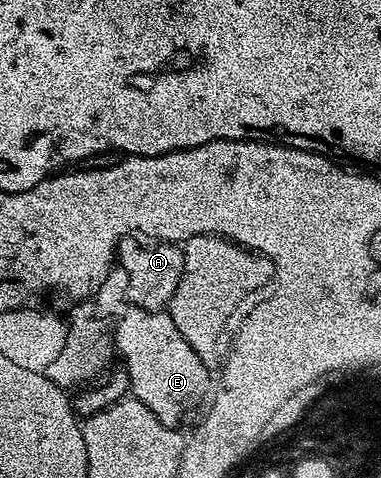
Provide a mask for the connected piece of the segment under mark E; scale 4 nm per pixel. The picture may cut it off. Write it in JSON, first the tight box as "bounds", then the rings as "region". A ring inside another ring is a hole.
{"bounds":[114,311,213,429],"region":[[[140,311],[127,314],[115,325],[114,343],[118,356],[123,356],[121,365],[127,371],[130,396],[145,403],[145,407],[165,423],[165,427],[179,429],[183,412],[193,408],[206,395],[213,373],[205,363],[201,363],[197,351],[193,351],[184,338],[177,339],[172,329],[160,328],[159,341],[155,341],[155,324],[155,317]]]}

